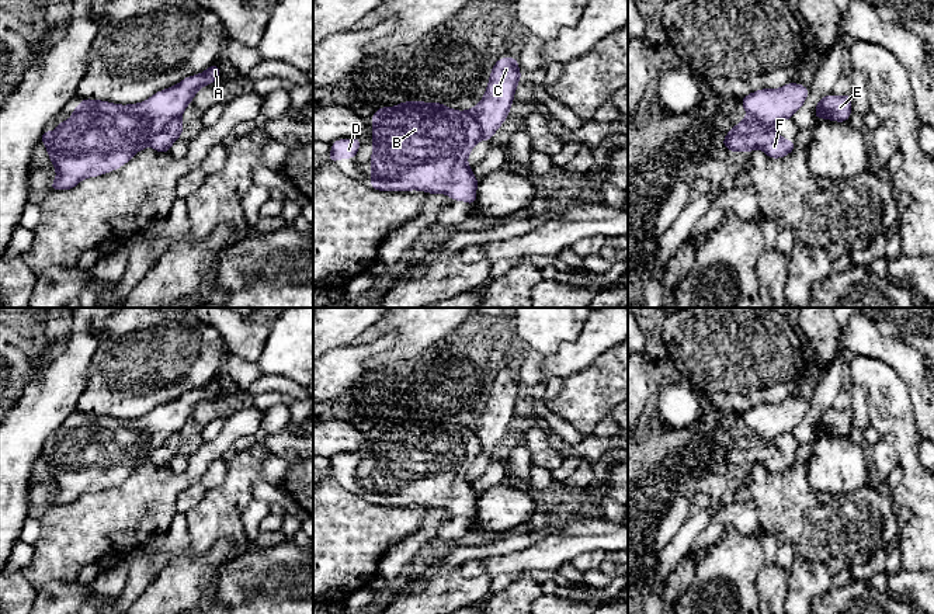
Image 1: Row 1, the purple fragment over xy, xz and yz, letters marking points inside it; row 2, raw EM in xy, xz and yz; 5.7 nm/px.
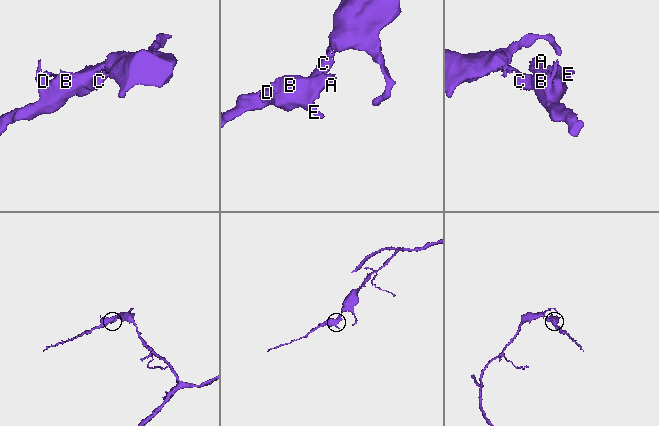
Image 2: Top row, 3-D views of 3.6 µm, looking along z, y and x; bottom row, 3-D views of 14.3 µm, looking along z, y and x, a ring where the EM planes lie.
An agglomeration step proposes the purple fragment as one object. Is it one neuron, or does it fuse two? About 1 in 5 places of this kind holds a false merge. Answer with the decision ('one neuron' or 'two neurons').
two neurons

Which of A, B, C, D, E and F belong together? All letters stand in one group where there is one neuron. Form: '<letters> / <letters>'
A B D E / C F

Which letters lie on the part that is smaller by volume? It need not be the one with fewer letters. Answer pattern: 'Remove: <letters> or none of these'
Remove: A, B, D, E

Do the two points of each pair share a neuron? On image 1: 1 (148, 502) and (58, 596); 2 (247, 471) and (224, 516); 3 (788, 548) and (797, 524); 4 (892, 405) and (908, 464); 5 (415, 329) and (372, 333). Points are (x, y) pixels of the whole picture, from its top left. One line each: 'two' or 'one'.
1: two
2: one
3: two
4: one
5: one

